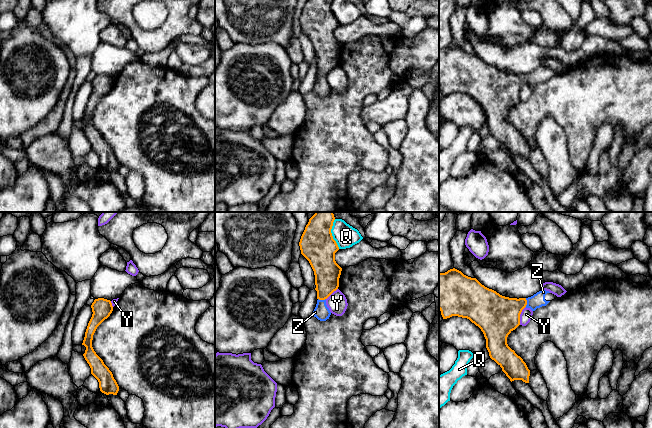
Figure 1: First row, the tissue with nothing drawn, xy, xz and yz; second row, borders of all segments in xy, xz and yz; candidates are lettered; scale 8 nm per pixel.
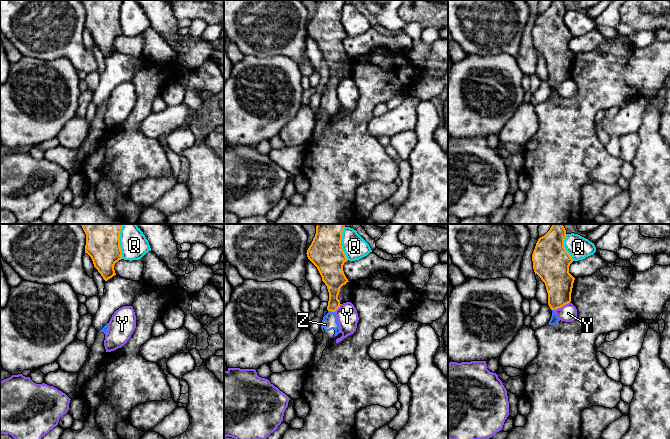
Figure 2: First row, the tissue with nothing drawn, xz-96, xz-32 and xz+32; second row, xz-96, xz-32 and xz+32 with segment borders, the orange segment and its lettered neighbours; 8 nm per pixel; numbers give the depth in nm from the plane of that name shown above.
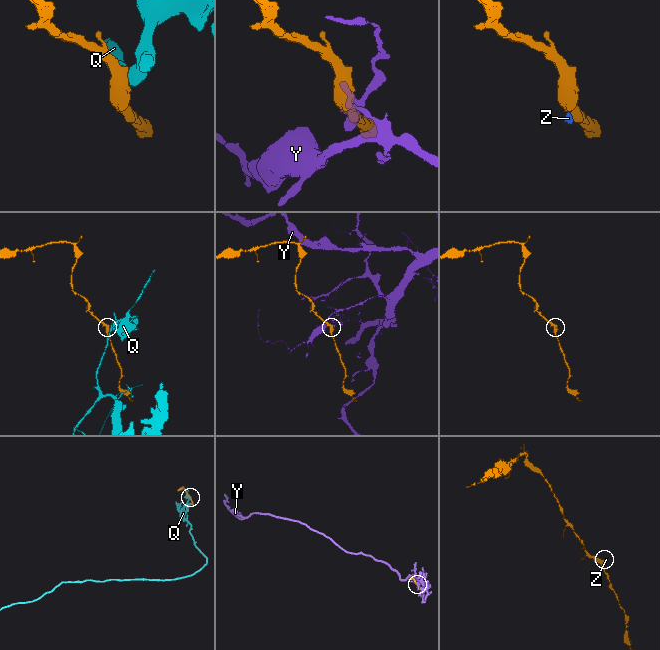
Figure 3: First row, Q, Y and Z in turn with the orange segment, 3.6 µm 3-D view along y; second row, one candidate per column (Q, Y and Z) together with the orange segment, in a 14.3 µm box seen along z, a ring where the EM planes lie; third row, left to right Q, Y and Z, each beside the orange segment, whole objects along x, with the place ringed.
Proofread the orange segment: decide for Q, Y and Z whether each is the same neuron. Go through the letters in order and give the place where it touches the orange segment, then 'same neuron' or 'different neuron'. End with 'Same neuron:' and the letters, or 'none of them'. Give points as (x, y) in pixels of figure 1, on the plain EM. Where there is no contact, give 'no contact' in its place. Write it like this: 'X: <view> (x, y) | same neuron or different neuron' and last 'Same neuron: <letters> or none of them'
Q: xz (332, 12) | different neuron
Y: yz (519, 91) | different neuron
Z: yz (526, 78) | same neuron
Same neuron: Z

